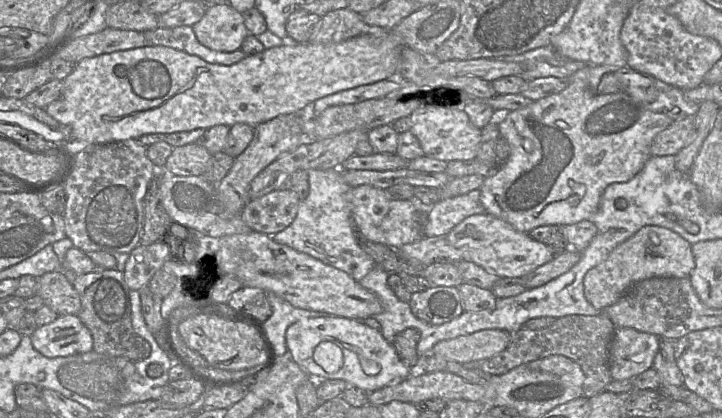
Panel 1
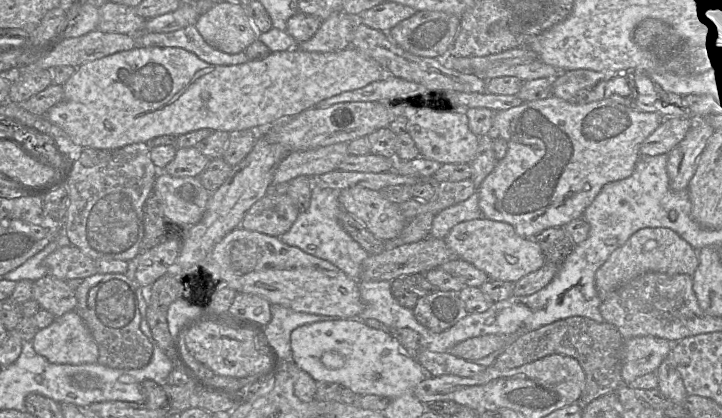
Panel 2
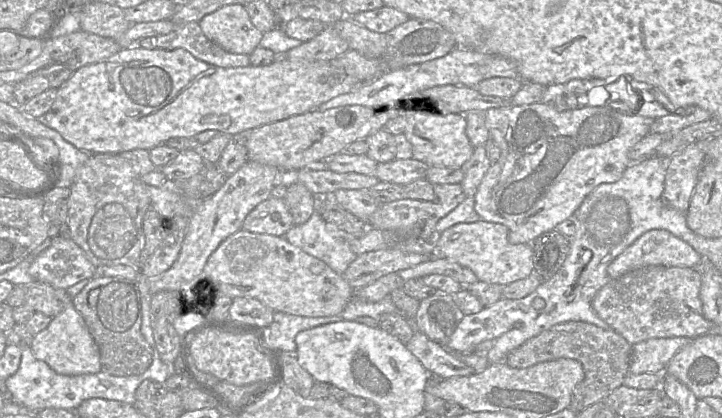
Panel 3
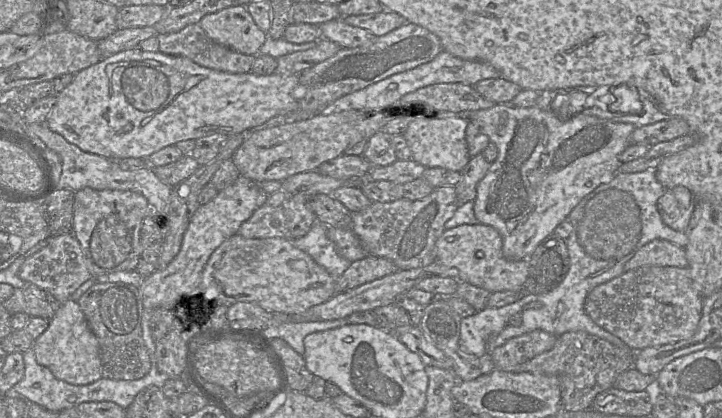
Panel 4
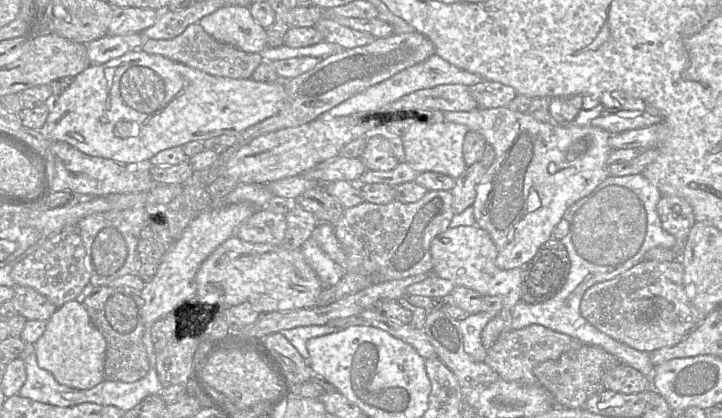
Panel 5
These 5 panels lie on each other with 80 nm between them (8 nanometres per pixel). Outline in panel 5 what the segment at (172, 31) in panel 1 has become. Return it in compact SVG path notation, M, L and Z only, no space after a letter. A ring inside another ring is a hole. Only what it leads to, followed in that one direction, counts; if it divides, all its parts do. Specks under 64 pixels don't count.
M199 23L189 25L179 36L168 40L145 40L141 49L148 54L164 56L172 61L207 74L232 79L252 78L255 69L265 61L263 53L246 53L212 38Z

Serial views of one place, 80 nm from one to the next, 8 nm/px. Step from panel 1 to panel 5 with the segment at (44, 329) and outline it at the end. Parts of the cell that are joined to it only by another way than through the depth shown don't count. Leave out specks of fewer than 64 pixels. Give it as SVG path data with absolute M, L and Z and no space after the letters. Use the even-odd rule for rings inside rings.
M76 300L66 302L54 312L34 347L39 367L49 371L62 385L90 389L105 380L105 338L92 324L84 306Z

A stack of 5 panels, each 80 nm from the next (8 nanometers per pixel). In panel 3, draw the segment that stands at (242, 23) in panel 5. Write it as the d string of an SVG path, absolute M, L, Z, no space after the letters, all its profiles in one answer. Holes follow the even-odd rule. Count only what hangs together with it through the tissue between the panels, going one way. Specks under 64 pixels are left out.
M241 4L223 6L204 16L199 25L209 40L233 54L250 55L263 37Z

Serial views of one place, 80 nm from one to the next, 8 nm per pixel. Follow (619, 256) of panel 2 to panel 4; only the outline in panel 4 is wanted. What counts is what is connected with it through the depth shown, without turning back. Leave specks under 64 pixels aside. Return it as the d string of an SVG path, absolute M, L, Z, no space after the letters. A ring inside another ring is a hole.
M656 239L642 246L625 264L625 272L642 266L687 267L684 248L667 240Z

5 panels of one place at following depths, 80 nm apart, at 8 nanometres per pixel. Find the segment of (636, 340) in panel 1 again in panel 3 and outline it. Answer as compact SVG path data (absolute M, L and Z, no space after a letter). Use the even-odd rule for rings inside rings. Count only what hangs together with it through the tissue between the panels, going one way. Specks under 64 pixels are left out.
M651 338L632 345L629 373L652 373L661 376L669 361L692 338Z

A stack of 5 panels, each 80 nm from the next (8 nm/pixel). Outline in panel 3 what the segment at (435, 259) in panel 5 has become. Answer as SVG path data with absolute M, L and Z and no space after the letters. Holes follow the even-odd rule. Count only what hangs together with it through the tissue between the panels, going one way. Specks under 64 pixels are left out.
M481 219L473 223L459 223L440 234L435 256L469 268L479 281L505 286L526 278L534 269L532 245L511 244L508 235L508 228L499 223Z

